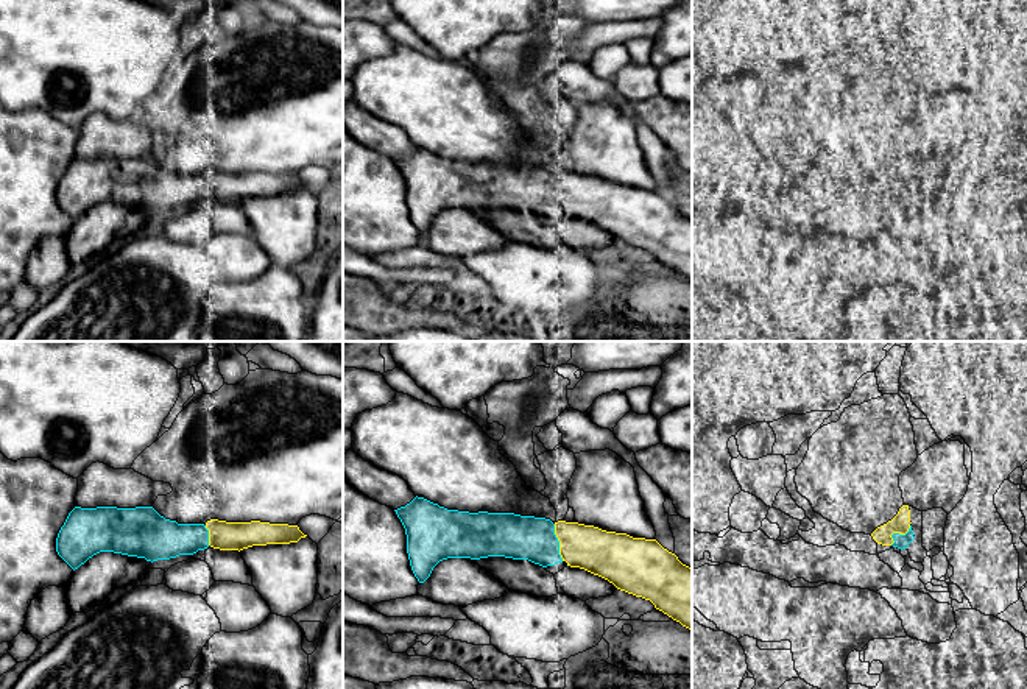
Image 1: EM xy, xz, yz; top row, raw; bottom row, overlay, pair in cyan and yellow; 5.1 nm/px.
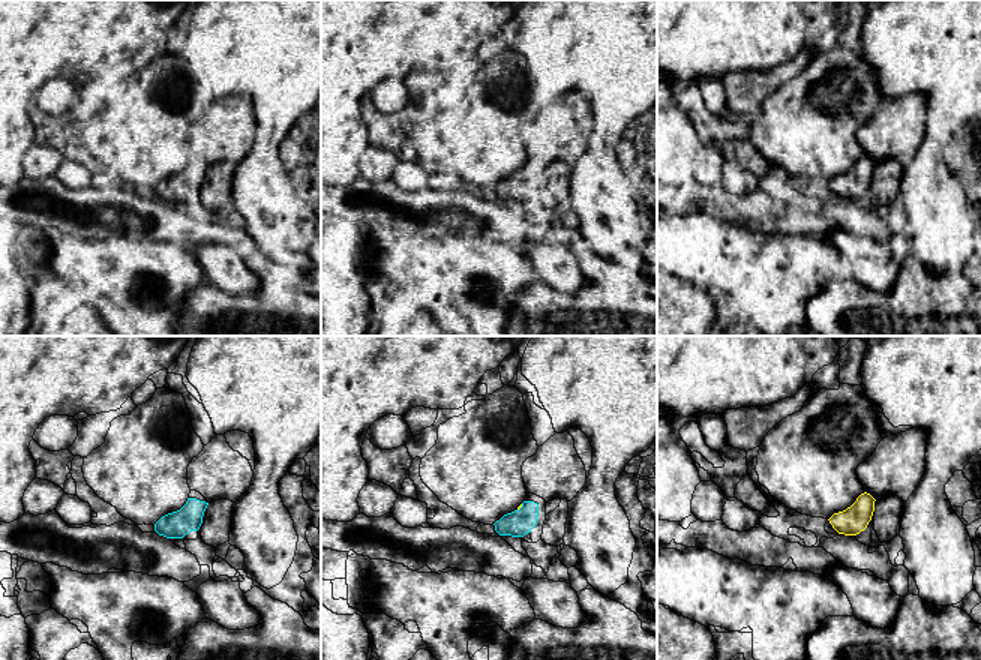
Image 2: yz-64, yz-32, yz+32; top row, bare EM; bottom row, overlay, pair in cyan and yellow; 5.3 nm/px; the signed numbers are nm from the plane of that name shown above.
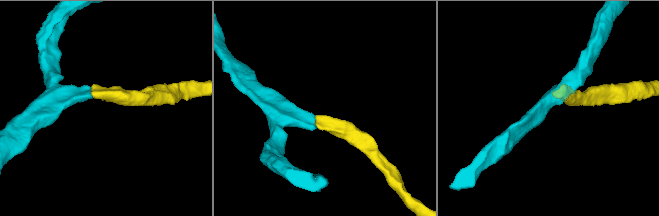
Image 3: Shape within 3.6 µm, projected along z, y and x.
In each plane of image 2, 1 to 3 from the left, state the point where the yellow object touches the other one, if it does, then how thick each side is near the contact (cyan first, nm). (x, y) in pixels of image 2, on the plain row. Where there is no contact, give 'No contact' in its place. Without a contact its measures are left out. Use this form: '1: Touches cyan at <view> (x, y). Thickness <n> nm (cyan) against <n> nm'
1: No contact
2: Touches cyan at yz-32 (521, 171). Thickness 140 nm (cyan) against 20 nm
3: No contact

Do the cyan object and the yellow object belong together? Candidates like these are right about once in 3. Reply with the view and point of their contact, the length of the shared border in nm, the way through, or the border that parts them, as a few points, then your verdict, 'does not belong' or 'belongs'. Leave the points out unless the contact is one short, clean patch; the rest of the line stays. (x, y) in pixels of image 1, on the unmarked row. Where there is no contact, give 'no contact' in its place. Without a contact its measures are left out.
xz (558, 194) | 200 nm | belongs

